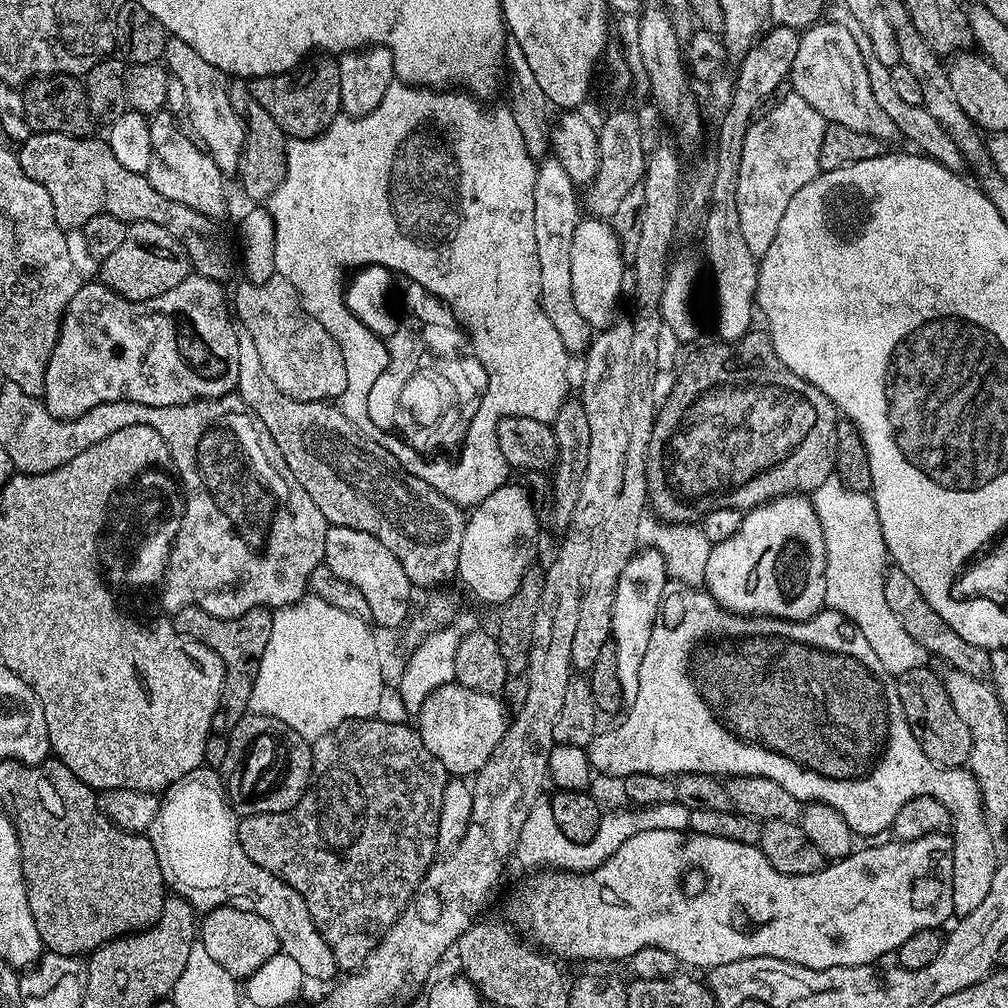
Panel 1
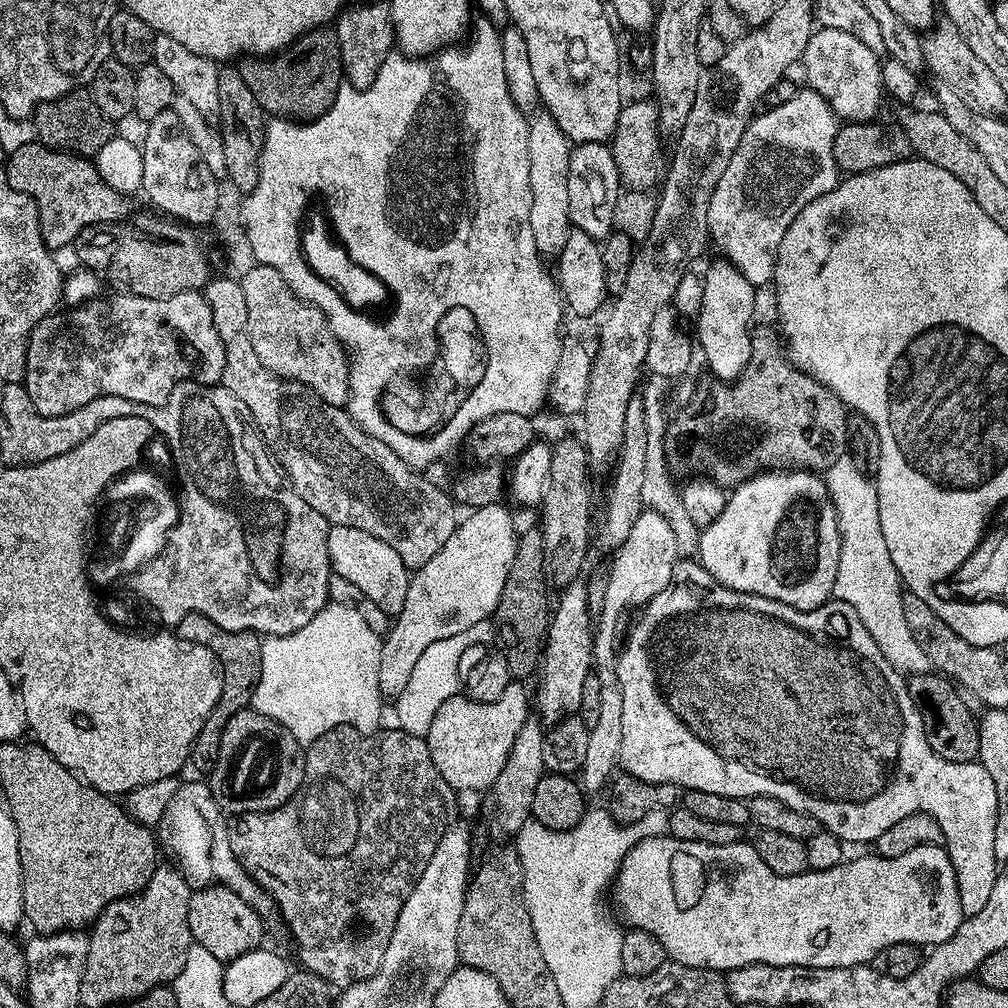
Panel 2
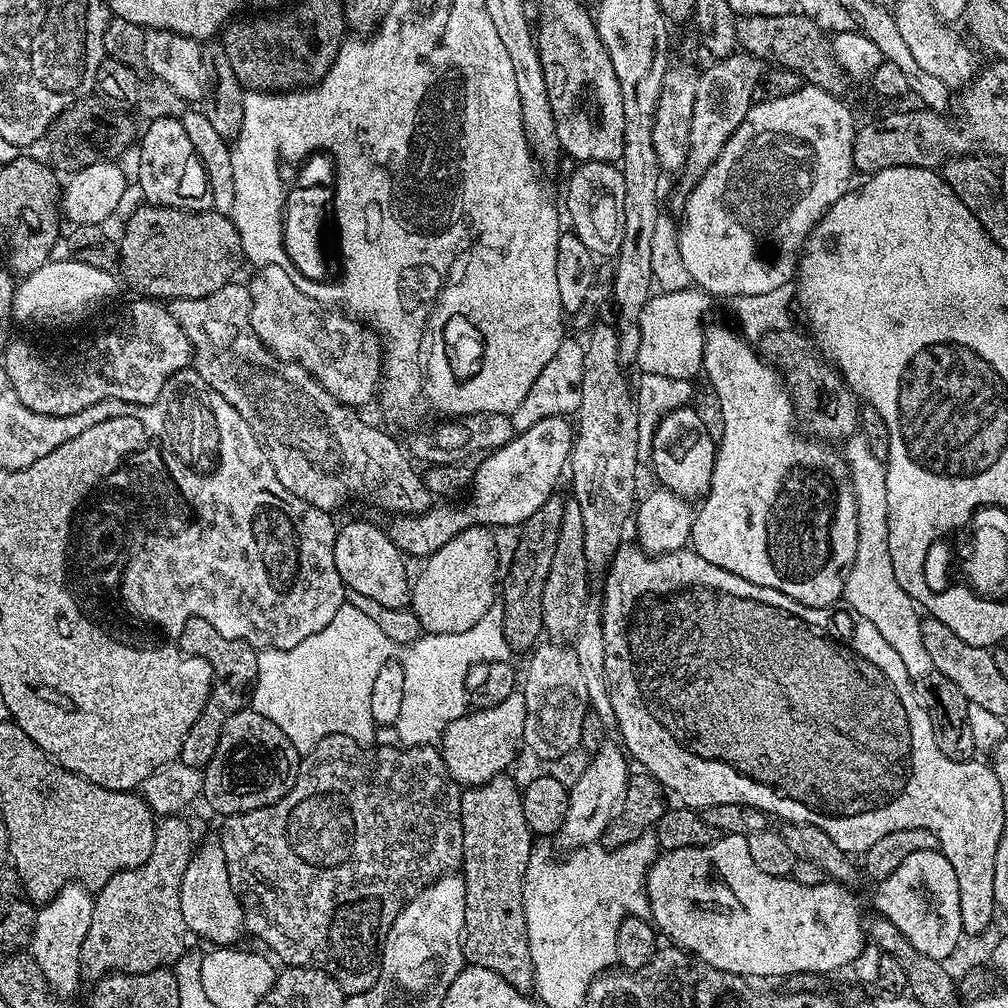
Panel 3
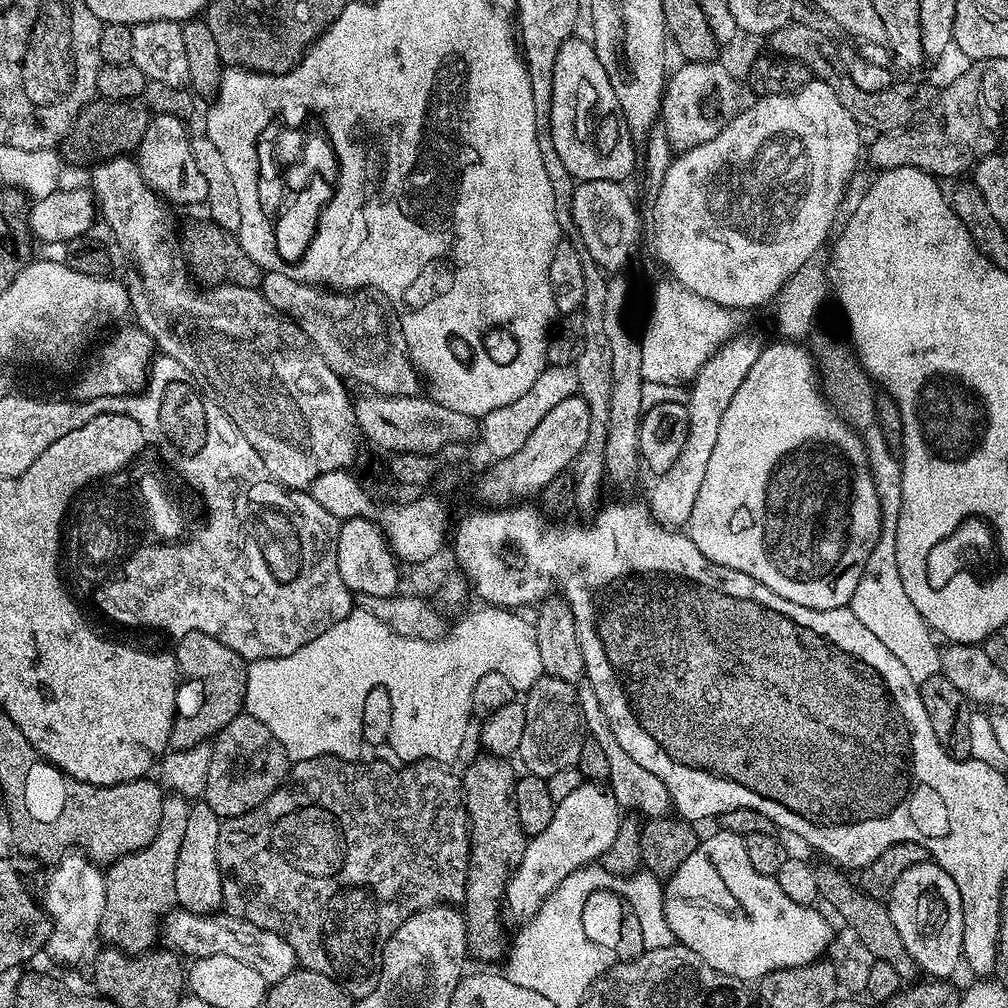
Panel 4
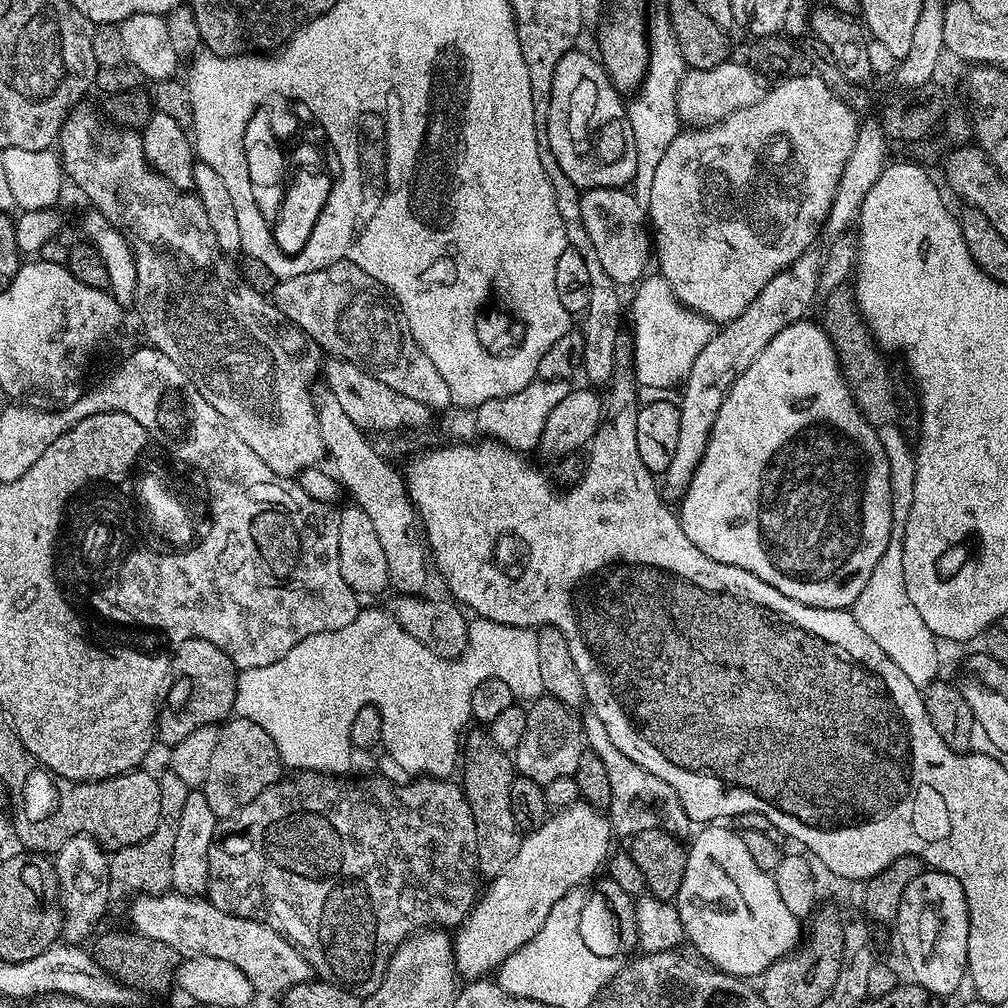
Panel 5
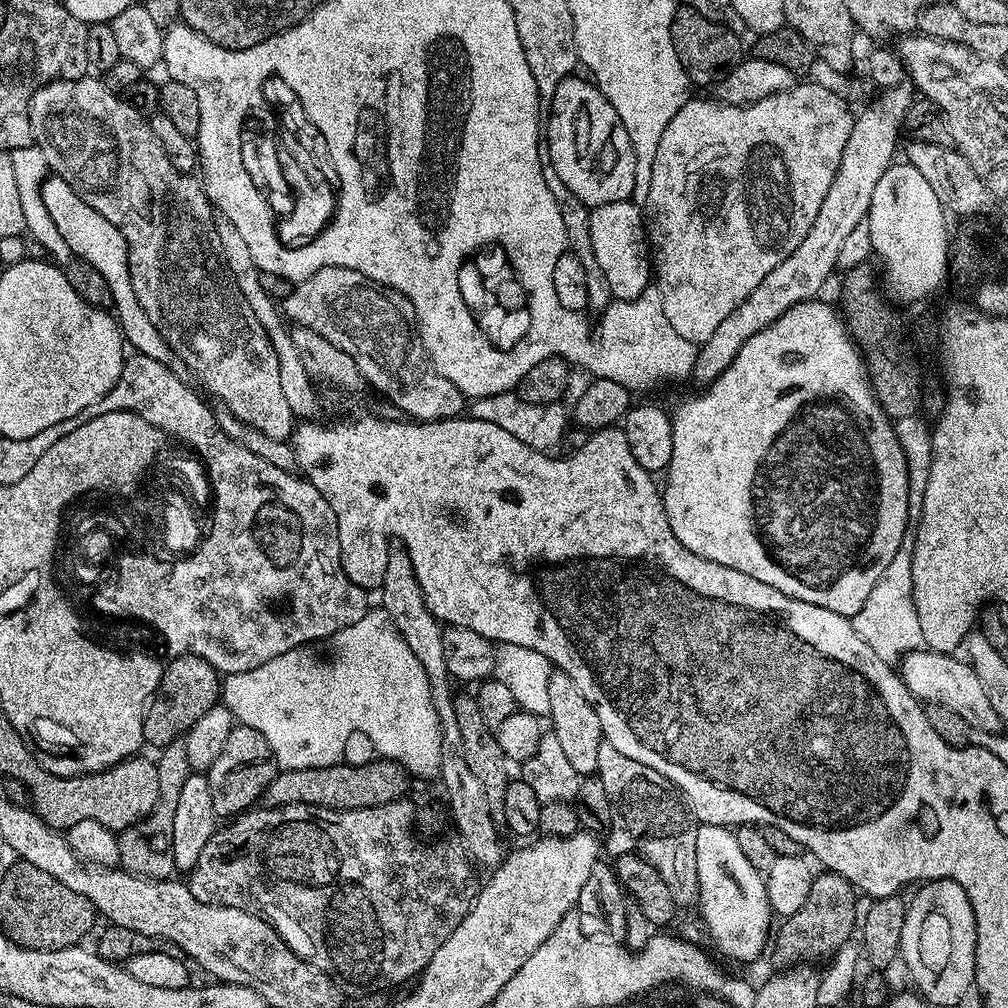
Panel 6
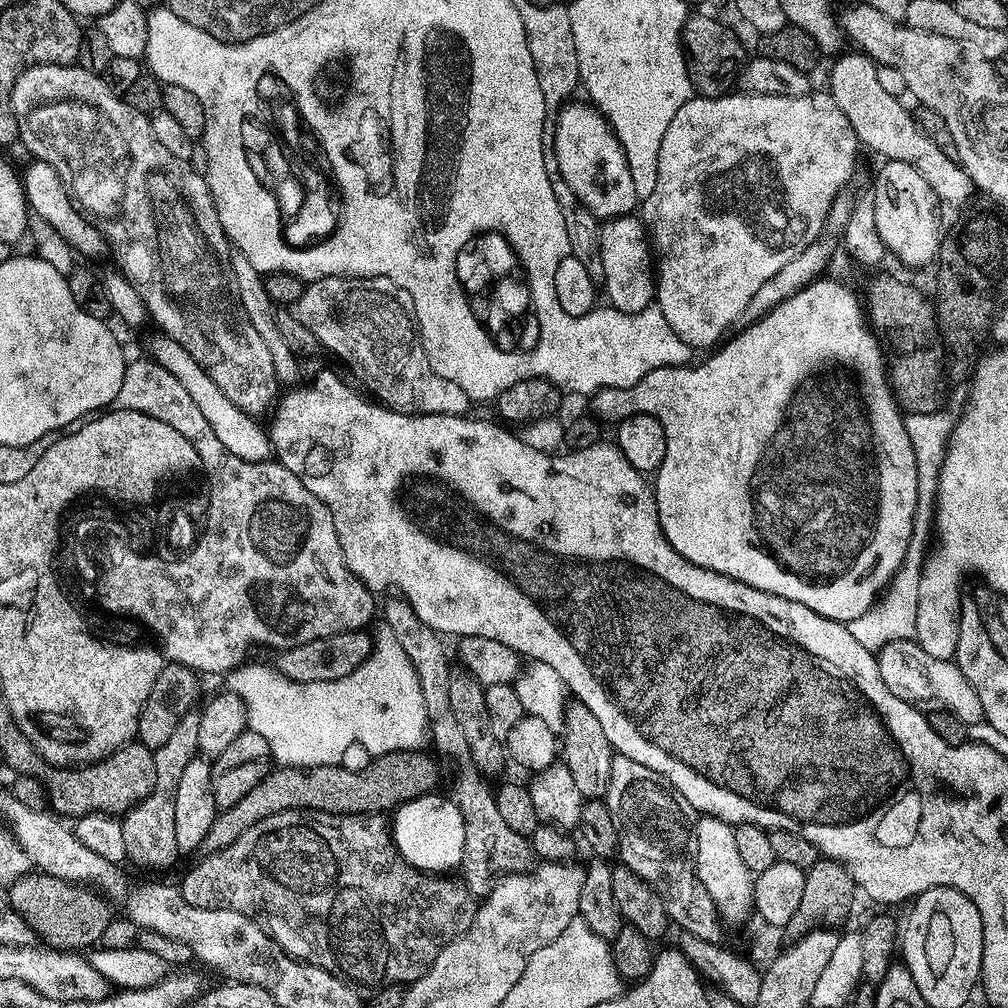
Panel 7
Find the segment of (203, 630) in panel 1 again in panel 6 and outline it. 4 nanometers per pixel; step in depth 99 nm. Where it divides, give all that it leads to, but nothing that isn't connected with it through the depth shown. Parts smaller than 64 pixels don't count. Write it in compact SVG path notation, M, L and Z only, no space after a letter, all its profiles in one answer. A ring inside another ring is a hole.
M194 655L172 656L163 665L160 674L160 684L152 697L145 713L142 734L144 743L150 749L165 748L170 742L181 739L221 699L222 676L202 658Z

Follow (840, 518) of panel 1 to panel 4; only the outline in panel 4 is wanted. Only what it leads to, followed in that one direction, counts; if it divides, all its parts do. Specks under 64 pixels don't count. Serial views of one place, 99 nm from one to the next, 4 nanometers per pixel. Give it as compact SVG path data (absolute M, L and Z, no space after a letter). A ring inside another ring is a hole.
M873 426L863 433L864 445L868 448L868 460L872 463L872 476L876 479L876 489L880 499L880 537L862 570L858 590L854 590L851 610L854 618L906 666L910 678L916 684L940 672L940 648L928 623L918 614L914 602L906 595L902 587L902 578L898 578L898 550L896 549L896 527L898 514L902 510L902 474L900 456L892 453L889 437L880 433L879 427Z

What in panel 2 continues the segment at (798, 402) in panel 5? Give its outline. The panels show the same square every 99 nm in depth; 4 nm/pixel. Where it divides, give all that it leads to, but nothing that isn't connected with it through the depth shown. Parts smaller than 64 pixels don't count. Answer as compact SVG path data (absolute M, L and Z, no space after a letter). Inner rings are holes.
M720 258L704 272L704 293L700 296L700 313L696 316L695 339L699 351L700 348L704 351L711 375L724 382L731 382L739 376L752 353L752 334L748 324L752 316L752 292L752 283L727 259ZM764 470L731 489L722 514L702 529L698 562L724 588L774 598L798 610L814 610L833 599L839 553L838 520L823 475L807 470Z

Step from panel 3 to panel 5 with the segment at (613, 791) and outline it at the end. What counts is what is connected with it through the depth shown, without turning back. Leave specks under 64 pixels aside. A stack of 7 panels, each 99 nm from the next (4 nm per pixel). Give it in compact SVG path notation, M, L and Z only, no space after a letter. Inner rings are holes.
M583 802L559 809L555 814L549 815L543 826L527 833L520 841L518 854L514 854L514 862L510 862L510 866L506 866L502 874L491 877L489 884L492 885L485 892L483 889L482 895L472 905L468 919L459 925L454 936L457 973L461 977L464 975L463 979L468 982L495 973L500 964L506 962L506 958L510 958L519 948L526 946L526 942L530 942L530 938L534 938L534 934L542 930L542 922L550 918L550 910L553 909L554 902L558 902L558 898L562 898L572 888L581 887L585 883L583 880L591 881L599 868L601 871L602 865L610 856L608 843L611 840L614 840L614 833L609 817Z

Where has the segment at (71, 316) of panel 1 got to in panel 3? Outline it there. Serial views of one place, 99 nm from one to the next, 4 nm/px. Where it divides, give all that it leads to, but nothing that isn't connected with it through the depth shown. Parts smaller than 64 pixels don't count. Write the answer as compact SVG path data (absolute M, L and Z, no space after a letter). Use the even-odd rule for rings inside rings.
M136 298L116 316L109 328L104 328L89 344L81 346L69 356L59 356L56 352L43 352L40 348L31 348L24 340L12 340L4 352L2 366L6 370L8 387L18 394L22 406L30 406L34 414L51 416L69 416L94 406L94 402L103 400L121 400L131 404L152 404L162 394L166 382L187 369L194 360L194 344L184 333L184 328L167 312L165 305L150 298Z

